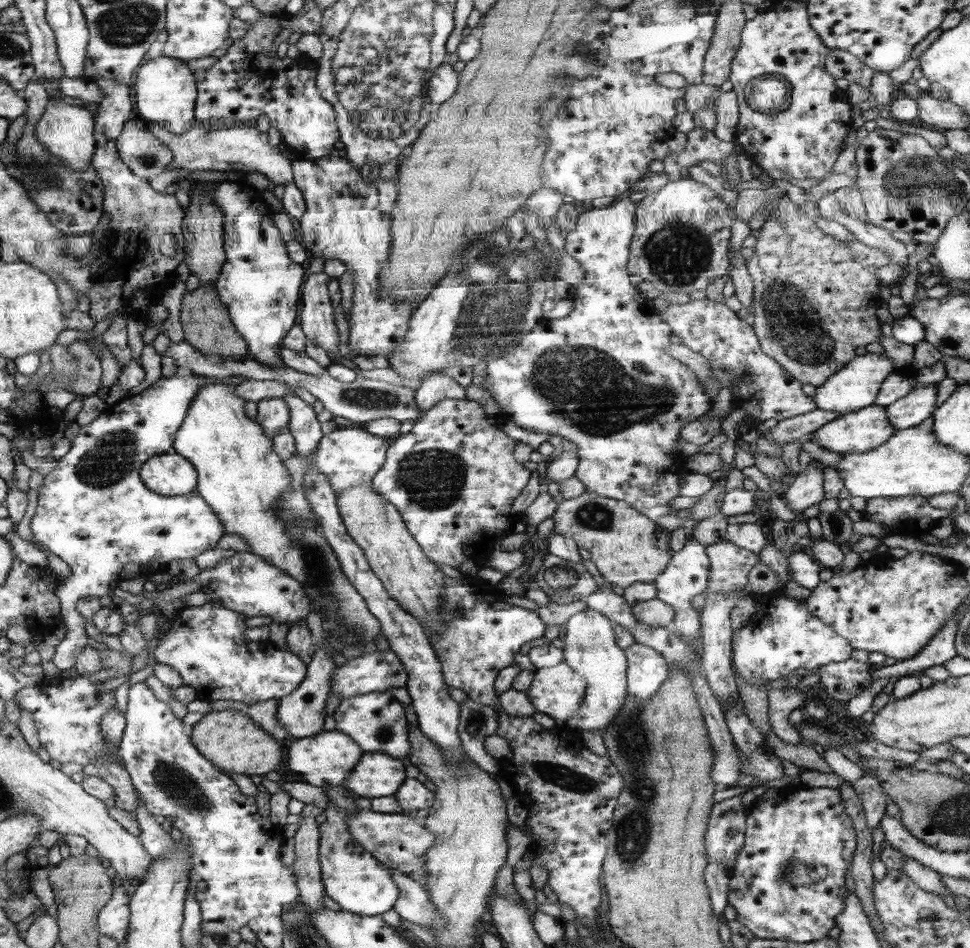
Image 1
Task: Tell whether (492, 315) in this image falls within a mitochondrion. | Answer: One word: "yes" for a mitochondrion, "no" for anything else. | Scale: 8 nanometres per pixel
yes

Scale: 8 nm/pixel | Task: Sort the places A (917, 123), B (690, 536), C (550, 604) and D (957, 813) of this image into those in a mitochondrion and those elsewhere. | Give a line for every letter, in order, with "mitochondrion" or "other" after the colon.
A: other
B: other
C: other
D: mitochondrion

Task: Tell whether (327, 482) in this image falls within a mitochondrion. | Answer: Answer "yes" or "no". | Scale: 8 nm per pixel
no

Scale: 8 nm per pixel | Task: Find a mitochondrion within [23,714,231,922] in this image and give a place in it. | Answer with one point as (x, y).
(178, 784)

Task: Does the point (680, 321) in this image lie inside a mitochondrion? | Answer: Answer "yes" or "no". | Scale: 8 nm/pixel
no

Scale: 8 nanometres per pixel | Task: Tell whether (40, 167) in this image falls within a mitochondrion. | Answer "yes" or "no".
yes

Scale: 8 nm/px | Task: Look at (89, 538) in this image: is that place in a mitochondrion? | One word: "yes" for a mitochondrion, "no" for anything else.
no

